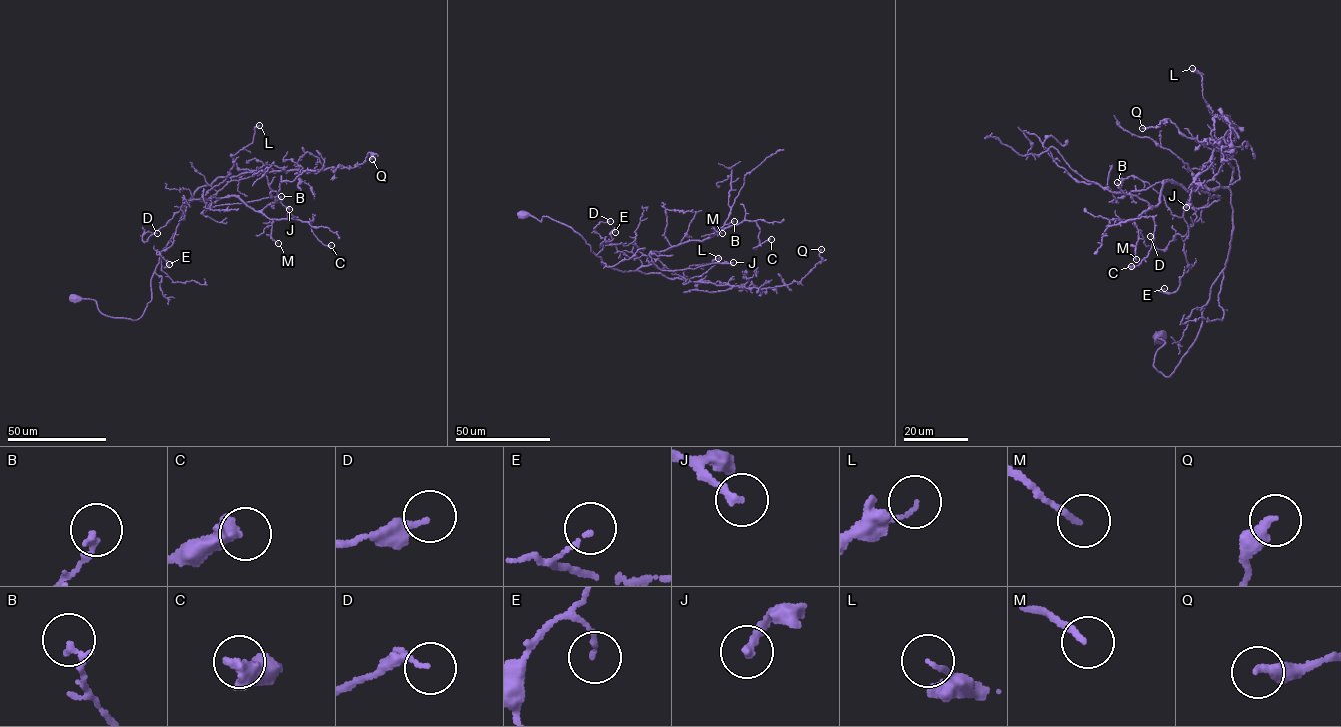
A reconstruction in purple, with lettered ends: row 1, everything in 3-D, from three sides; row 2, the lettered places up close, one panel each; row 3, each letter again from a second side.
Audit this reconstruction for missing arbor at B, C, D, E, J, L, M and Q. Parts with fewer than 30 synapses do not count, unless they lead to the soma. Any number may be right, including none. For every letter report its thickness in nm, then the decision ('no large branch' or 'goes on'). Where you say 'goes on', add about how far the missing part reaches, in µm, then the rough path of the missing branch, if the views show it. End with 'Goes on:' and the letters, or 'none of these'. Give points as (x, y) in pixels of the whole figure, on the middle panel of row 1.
B: calibre 190 nm; no large branch
C: calibre 460 nm; no large branch
D: calibre 180 nm; no large branch
E: calibre 110 nm; no large branch
J: calibre 200 nm; no large branch
L: calibre 110 nm; no large branch
M: calibre 160 nm; no large branch
Q: calibre 280 nm; no large branch
Goes on: none of these

